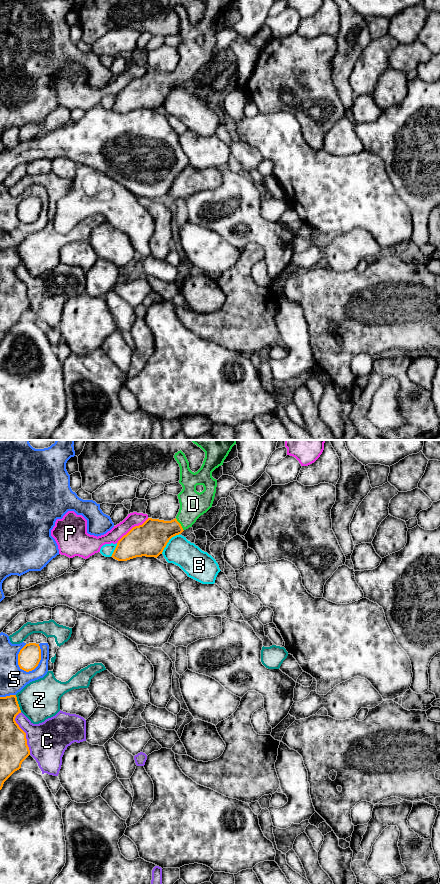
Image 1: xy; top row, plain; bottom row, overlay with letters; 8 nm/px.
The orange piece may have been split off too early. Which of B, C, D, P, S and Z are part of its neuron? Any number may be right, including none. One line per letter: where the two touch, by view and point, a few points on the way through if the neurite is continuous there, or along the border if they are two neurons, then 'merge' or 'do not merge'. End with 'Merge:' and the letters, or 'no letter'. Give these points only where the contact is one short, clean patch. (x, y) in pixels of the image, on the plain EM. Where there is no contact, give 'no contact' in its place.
B: contact xy (168, 93); do not merge
C: contact xy (25, 285); do not merge
D: contact xy (180, 76); way xy (152, 88), (155, 85), (180, 76), (187, 68), (193, 56); merge
P: contact xy (133, 79); do not merge
S: contact xy (38, 215); do not merge
Z: contact xy (17, 255); do not merge
Merge: D

